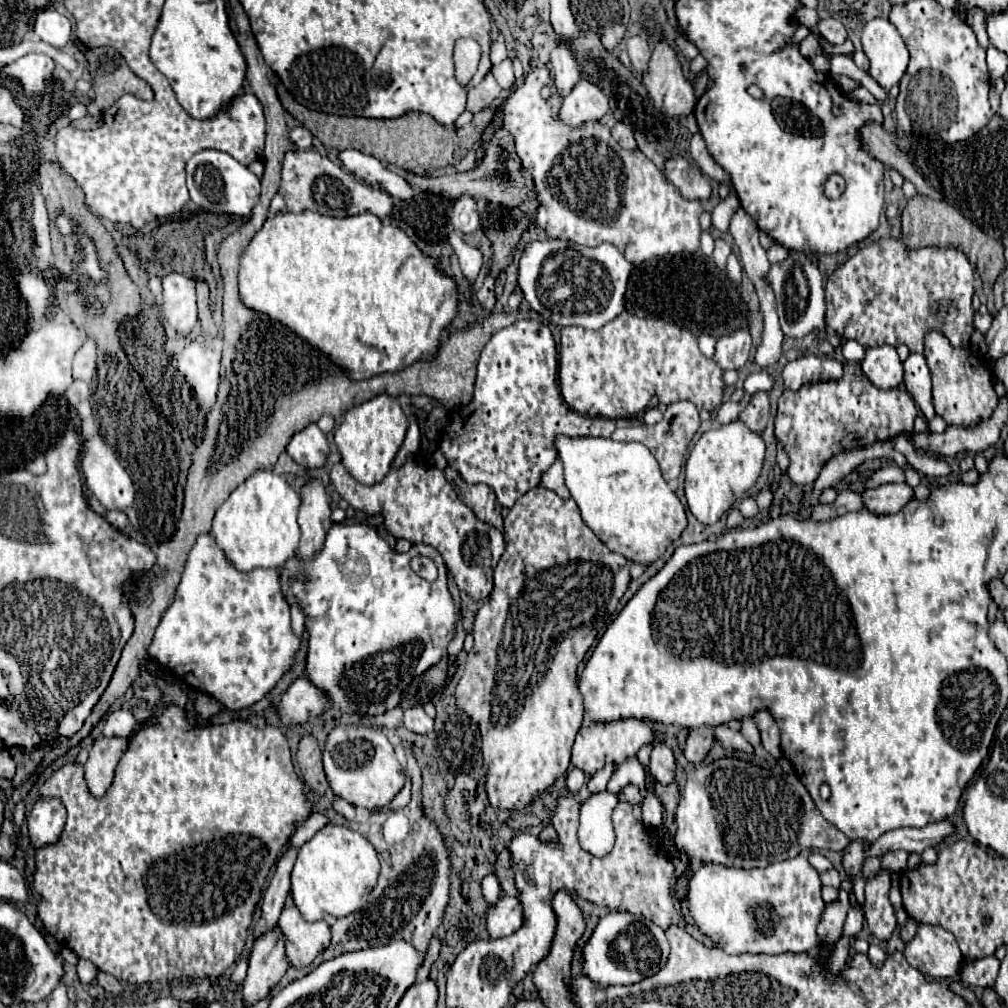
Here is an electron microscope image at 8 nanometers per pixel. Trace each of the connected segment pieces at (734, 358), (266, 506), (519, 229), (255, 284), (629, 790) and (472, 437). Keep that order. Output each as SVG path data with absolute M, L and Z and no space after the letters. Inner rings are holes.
M738 327L728 335L722 335L716 345L714 359L722 369L740 369L750 355L752 335L748 327Z
M256 471L242 485L238 485L216 511L212 535L238 571L248 573L258 567L280 569L286 559L296 555L298 549L300 527L296 519L300 503L300 495L284 477L272 471Z
M490 205L482 213L482 231L492 243L492 277L498 277L514 257L514 251L518 247L518 241L522 239L522 233L530 227L530 217L520 209L508 209L508 207L496 207Z
M282 209L280 213L268 215L264 225L254 233L248 247L240 255L238 289L240 289L240 301L246 307L250 307L258 313L264 313L270 319L278 319L282 325L290 327L296 335L306 339L310 345L314 345L320 351L324 351L326 355L330 355L330 359L334 363L342 365L350 373L352 379L366 379L366 377L386 373L386 371L400 371L400 369L412 365L418 359L432 359L436 355L444 327L448 327L450 321L456 317L456 283L454 283L454 279L440 273L434 265L434 259L422 255L420 249L408 239L408 235L402 229L382 223L372 213L362 213L362 215L356 215L356 217L338 219L338 217L328 217L328 215L320 215L320 213L314 213L314 211L292 213L292 211Z
M628 785L626 789L620 791L620 801L628 801L628 803L642 803L640 789L634 787L634 785Z
M522 319L494 333L484 347L478 361L474 399L464 409L460 409L460 413L452 415L440 449L444 451L448 465L456 469L466 483L490 485L498 497L498 503L502 507L512 507L518 497L540 485L540 475L554 463L556 449L552 447L552 441L558 433L570 437L610 437L614 429L614 419L588 417L576 413L574 409L568 409L558 385L558 357L550 329L540 321Z

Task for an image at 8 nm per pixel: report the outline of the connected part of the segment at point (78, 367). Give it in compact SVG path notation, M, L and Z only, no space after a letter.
M88 341L74 357L74 377L90 381L96 373L96 345Z

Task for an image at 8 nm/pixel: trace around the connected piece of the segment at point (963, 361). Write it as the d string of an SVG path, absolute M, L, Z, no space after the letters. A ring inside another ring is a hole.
M928 331L924 337L924 357L932 375L932 397L936 415L948 425L970 427L988 419L998 405L994 391L994 373L988 369L984 357L976 355L968 345L954 347L942 331Z

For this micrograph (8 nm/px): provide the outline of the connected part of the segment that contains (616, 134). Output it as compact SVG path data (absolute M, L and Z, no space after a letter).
M616 123L616 125L612 127L612 137L614 137L624 149L630 149L630 151L636 149L636 139L634 139L634 133L632 133L632 129L630 129L628 125Z

